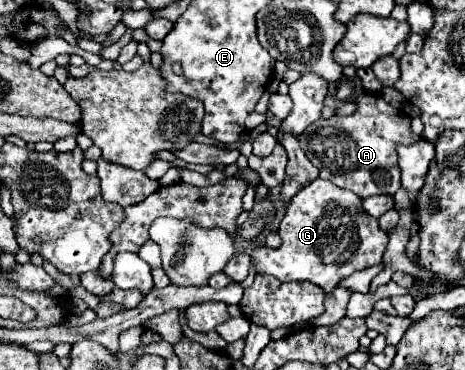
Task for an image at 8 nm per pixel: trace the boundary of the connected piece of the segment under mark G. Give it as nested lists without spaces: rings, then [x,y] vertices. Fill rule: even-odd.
[[[317,178],[315,182],[311,182],[303,190],[299,190],[299,194],[295,194],[295,198],[291,200],[291,208],[287,208],[287,214],[279,226],[279,236],[281,236],[283,244],[279,248],[269,248],[269,246],[253,248],[251,262],[253,262],[255,270],[259,274],[271,274],[281,282],[307,280],[307,282],[321,286],[325,292],[329,292],[331,288],[337,286],[339,280],[351,276],[353,272],[363,270],[363,268],[373,266],[373,264],[379,264],[387,244],[373,244],[373,218],[361,208],[361,204],[343,206],[343,198],[359,198],[359,196],[353,194],[351,190],[343,190],[343,188],[335,186],[333,182],[327,182],[321,178]],[[343,212],[353,212],[351,216],[355,216],[355,218],[351,218],[353,230],[351,230],[349,240],[345,240],[345,234],[343,234]]]

